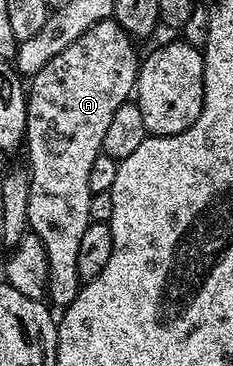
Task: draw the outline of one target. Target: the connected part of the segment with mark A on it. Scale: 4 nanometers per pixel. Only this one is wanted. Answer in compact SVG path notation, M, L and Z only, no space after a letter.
M113 18L99 22L87 30L67 50L55 54L43 70L36 72L28 81L27 122L25 123L24 147L29 148L29 205L27 218L29 231L43 242L47 250L49 263L49 290L47 300L54 309L63 310L75 302L77 291L83 281L79 278L79 245L83 239L83 230L89 225L89 197L87 174L95 158L102 155L103 134L111 122L111 114L119 110L134 95L137 86L139 55L133 37L129 36Z

